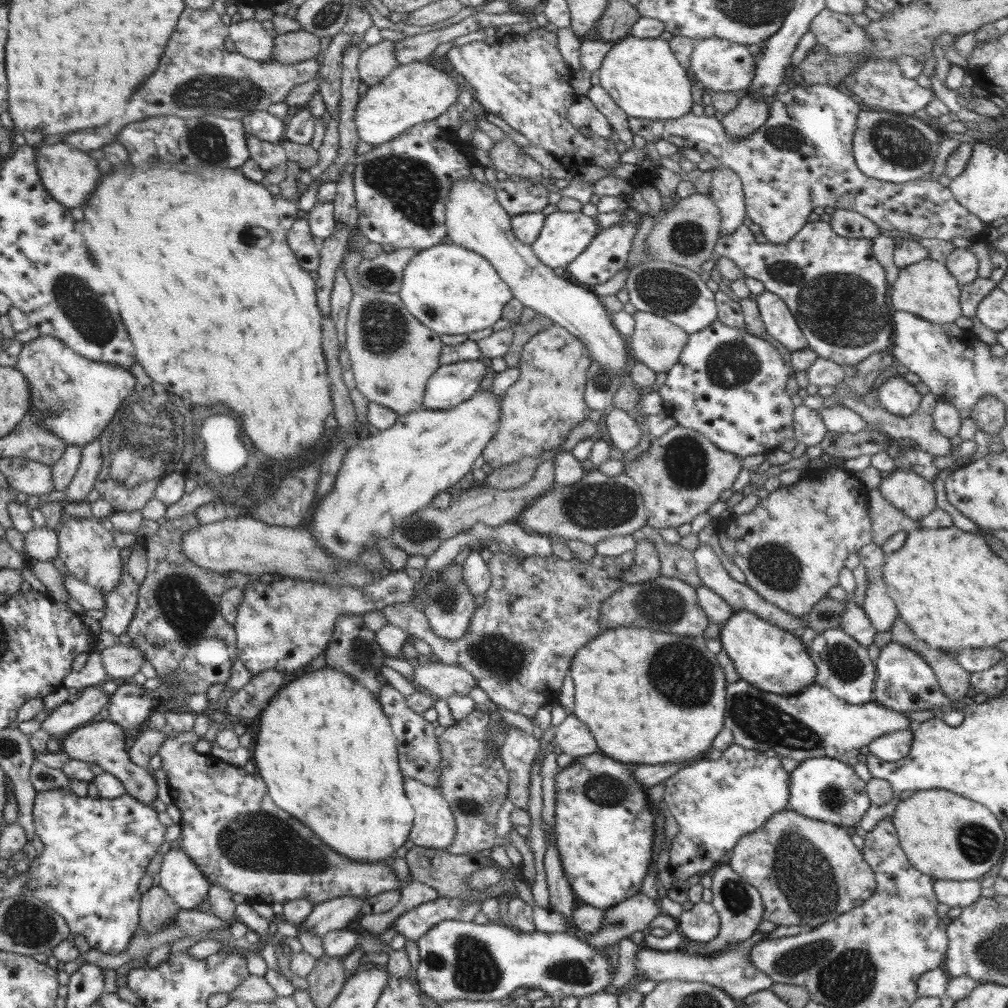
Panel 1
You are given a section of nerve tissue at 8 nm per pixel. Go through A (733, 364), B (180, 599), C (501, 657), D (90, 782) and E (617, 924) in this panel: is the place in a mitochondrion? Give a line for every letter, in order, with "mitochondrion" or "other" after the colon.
A: mitochondrion
B: mitochondrion
C: mitochondrion
D: other
E: mitochondrion

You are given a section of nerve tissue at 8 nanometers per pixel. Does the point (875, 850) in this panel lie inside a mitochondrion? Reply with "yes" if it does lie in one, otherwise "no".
no

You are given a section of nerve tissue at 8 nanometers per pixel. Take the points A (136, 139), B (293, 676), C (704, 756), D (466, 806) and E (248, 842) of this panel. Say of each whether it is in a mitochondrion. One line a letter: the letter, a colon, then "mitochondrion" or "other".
A: other
B: other
C: other
D: mitochondrion
E: mitochondrion

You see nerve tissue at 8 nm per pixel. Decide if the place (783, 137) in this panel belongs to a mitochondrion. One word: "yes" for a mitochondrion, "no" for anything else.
yes

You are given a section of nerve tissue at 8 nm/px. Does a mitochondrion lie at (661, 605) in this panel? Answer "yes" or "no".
yes

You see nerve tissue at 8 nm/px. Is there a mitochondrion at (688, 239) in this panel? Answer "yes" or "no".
yes

